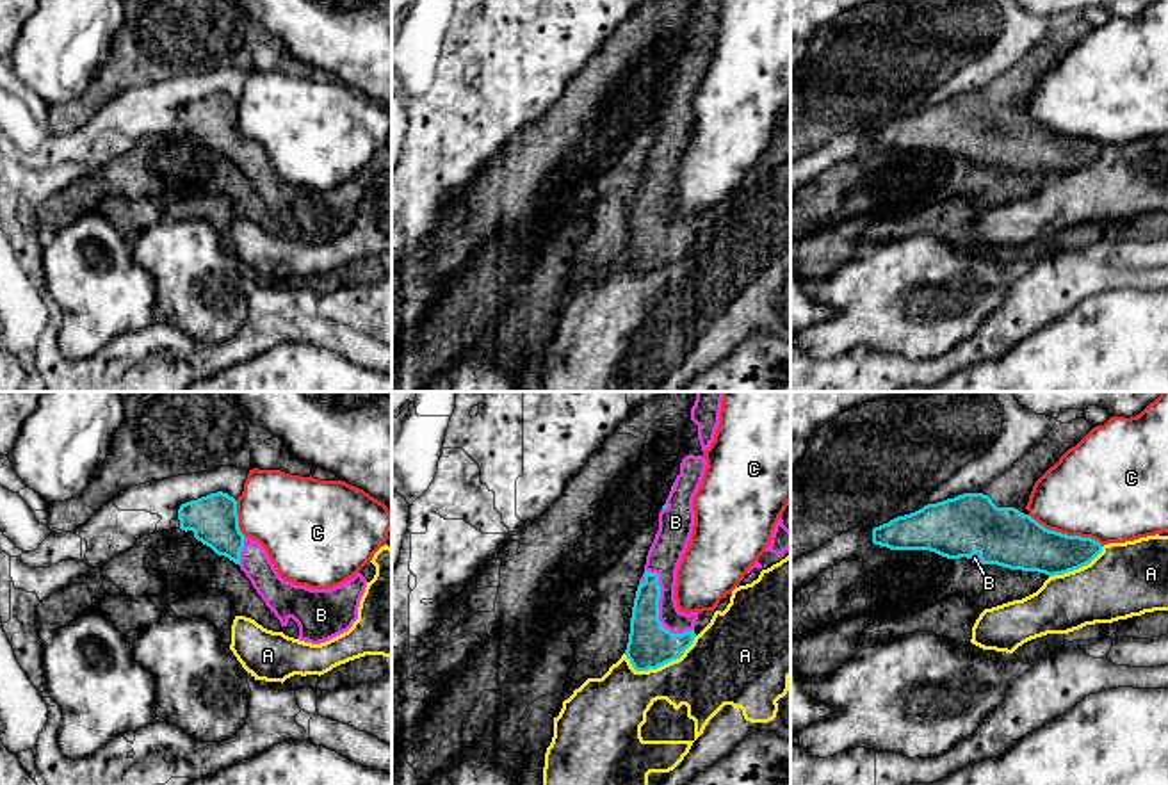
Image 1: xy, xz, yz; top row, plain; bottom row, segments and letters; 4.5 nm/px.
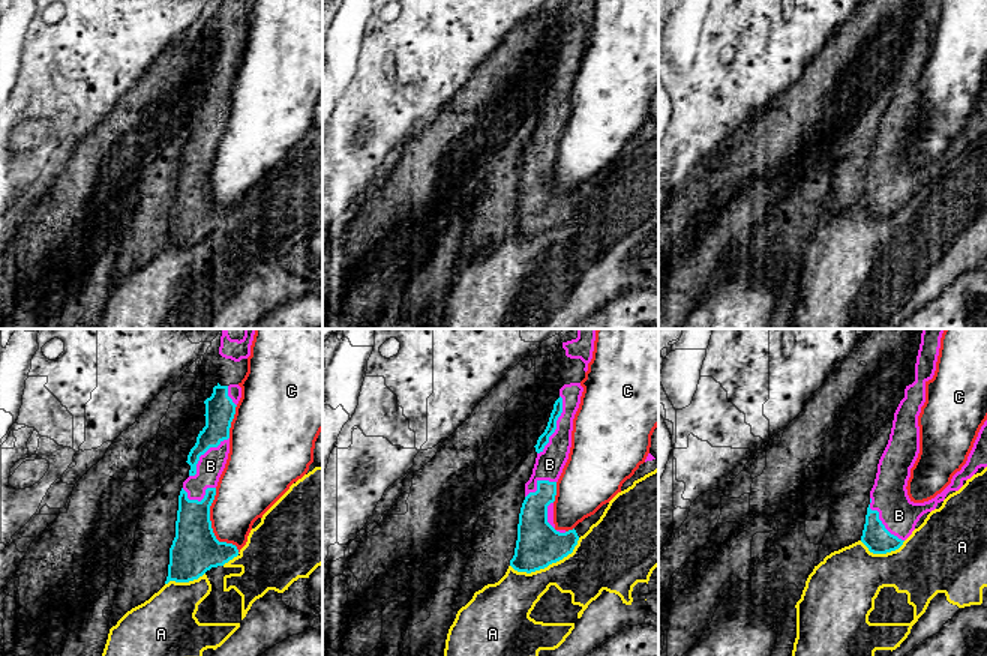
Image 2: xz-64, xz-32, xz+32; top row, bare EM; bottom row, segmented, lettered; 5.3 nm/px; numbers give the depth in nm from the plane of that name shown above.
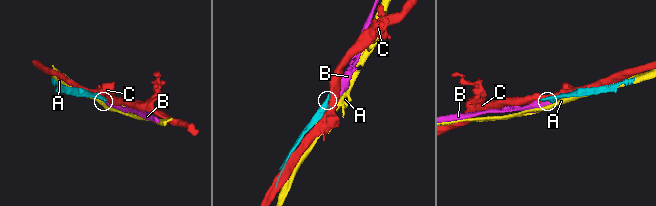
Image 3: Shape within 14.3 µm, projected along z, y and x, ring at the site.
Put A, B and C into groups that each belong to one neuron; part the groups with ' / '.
A / B / C

